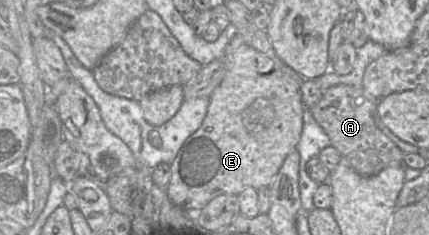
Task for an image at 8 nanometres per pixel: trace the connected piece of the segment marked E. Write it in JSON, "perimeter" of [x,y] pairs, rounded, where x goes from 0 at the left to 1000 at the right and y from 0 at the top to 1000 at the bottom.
{"perimeter":[[[548,145],[541,157],[527,204],[527,226],[520,251],[524,264],[524,323],[487,409],[490,438],[478,502],[464,549],[434,591],[408,677],[399,694],[399,762],[387,796],[387,821],[403,868],[434,898],[471,894],[487,855],[510,830],[555,834],[576,796],[587,796],[597,809],[608,796],[627,796],[664,672],[690,634],[704,562],[709,447],[704,438],[699,391],[699,328],[681,289],[655,264],[655,289],[650,285],[650,294],[643,298],[641,264],[618,230],[576,191],[559,145]]]}

